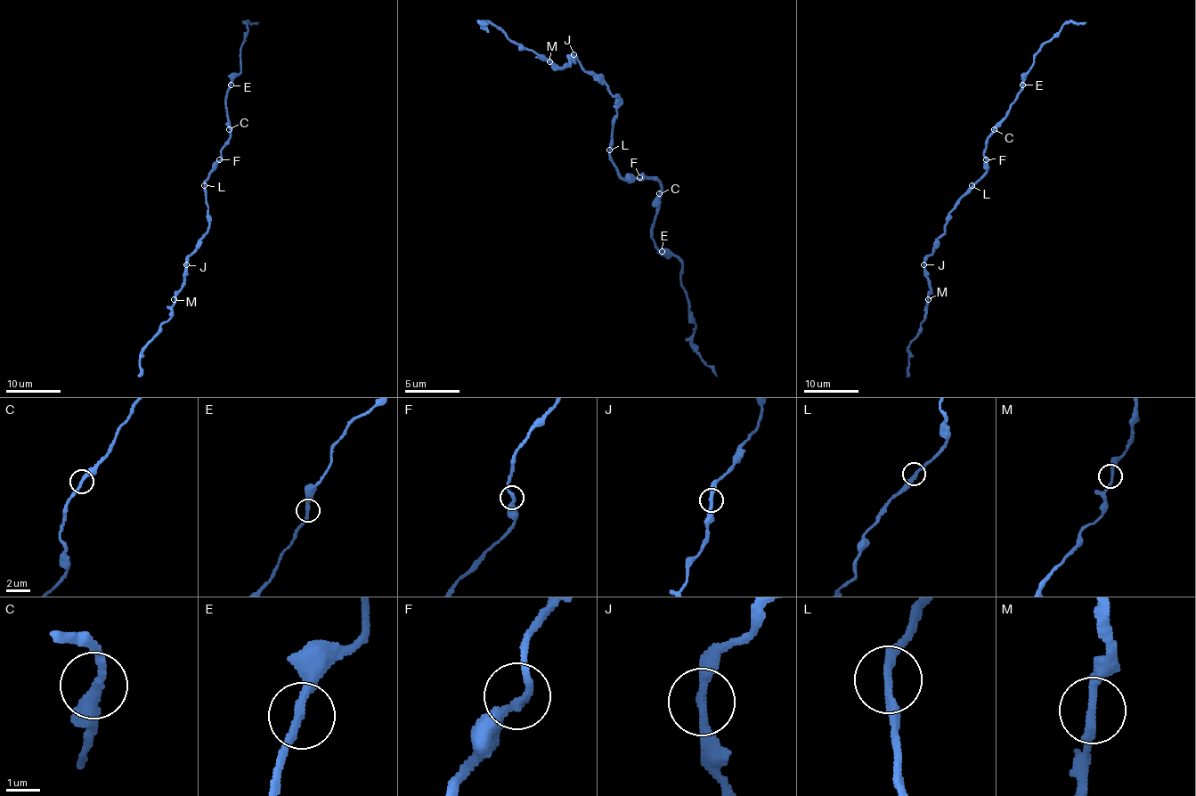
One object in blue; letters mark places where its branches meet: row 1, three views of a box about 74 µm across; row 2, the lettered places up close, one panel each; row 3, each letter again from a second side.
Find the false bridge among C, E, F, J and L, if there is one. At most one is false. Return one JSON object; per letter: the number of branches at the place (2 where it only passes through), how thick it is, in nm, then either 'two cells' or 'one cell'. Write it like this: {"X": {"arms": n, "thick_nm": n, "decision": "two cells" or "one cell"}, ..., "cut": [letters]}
{"C": {"arms": 2, "thick_nm": 280, "decision": "one cell"}, "E": {"arms": 2, "thick_nm": 280, "decision": "one cell"}, "F": {"arms": 2, "thick_nm": 280, "decision": "one cell"}, "J": {"arms": 2, "thick_nm": 280, "decision": "one cell"}, "L": {"arms": 2, "thick_nm": 260, "decision": "one cell"}, "cut": []}

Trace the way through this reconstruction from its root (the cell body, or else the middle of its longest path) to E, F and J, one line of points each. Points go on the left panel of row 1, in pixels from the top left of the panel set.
E: (204, 187), (204, 180), (221, 158), (221, 149), (231, 134), (226, 111), (226, 92), (231, 85)
F: (204, 187), (204, 180), (219, 159)
J: (204, 187), (208, 230), (200, 239), (200, 246), (188, 258), (186, 265)

